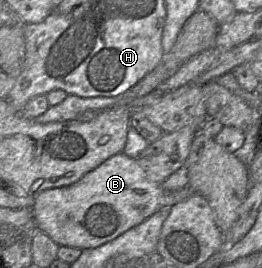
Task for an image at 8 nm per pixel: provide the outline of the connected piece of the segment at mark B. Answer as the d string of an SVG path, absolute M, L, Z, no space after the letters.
M116 154L76 183L47 189L35 196L32 212L38 229L59 246L90 249L113 241L165 206L174 206L195 193L189 186L167 191L151 181L138 160Z

